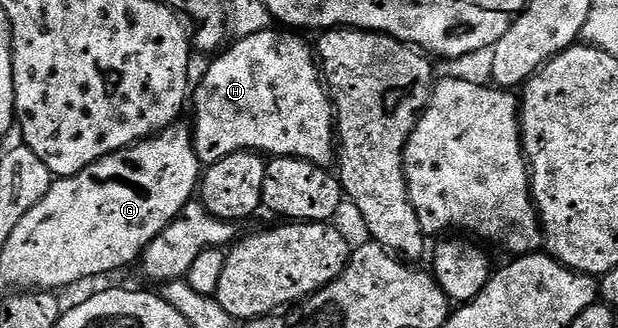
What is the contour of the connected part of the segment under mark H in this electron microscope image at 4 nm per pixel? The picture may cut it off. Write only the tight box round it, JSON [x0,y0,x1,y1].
[193,26,336,169]

